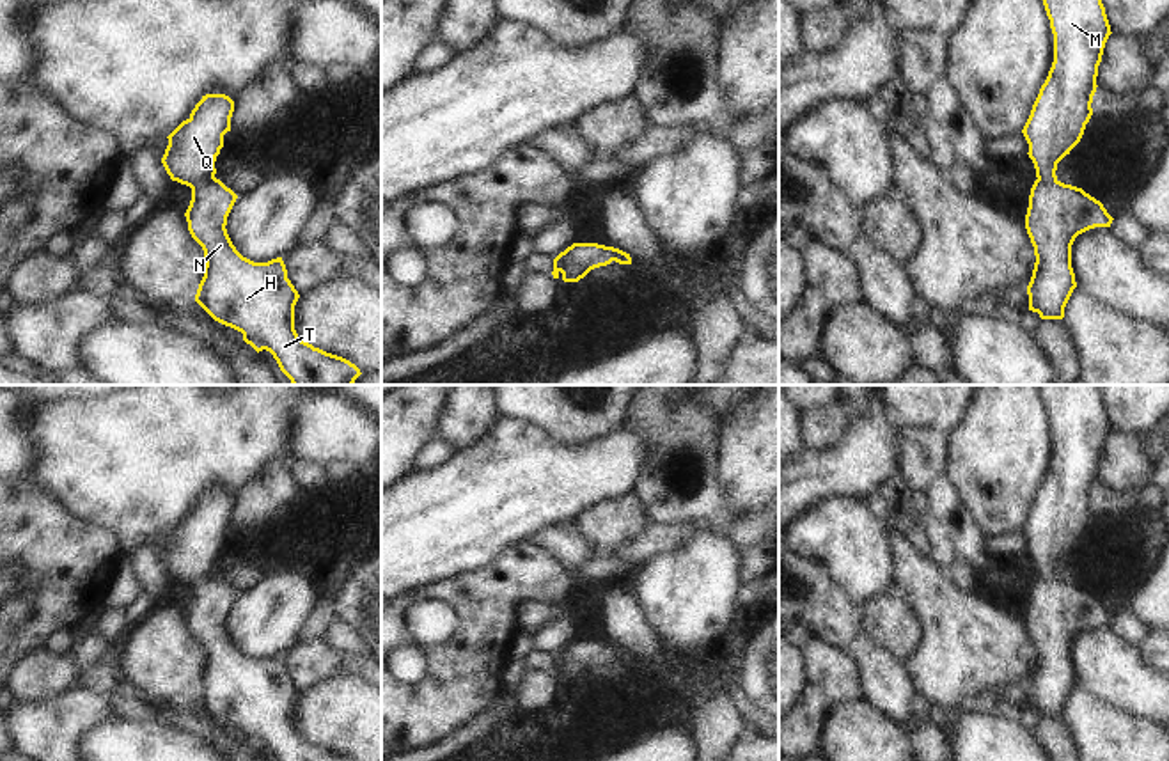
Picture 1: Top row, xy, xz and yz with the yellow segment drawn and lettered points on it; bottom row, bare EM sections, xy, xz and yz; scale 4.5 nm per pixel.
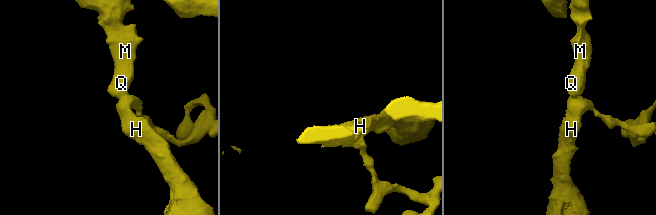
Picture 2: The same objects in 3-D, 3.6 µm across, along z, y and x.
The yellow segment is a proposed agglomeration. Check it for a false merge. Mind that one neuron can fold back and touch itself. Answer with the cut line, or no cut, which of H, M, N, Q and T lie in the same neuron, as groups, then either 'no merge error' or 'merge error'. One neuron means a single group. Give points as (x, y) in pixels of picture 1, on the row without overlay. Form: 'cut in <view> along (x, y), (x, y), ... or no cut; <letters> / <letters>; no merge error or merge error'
no cut; H M N Q T; no merge error

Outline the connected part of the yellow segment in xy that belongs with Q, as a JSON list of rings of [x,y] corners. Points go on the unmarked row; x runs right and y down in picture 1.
[[[206,491],[167,536],[161,561],[172,578],[192,585],[192,598],[184,610],[192,635],[202,644],[206,663],[195,699],[218,720],[243,731],[243,738],[257,750],[266,747],[277,761],[351,761],[302,738],[294,727],[294,702],[298,688],[287,676],[282,655],[254,660],[243,655],[227,632],[227,614],[238,592],[215,575],[215,559],[224,545],[224,532],[231,529],[234,498],[225,491]]]

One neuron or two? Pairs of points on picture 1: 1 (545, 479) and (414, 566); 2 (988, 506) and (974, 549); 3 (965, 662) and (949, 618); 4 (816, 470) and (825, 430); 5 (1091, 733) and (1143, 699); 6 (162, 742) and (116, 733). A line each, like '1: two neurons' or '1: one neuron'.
1: one neuron
2: two neurons
3: one neuron
4: two neurons
5: two neurons
6: one neuron

